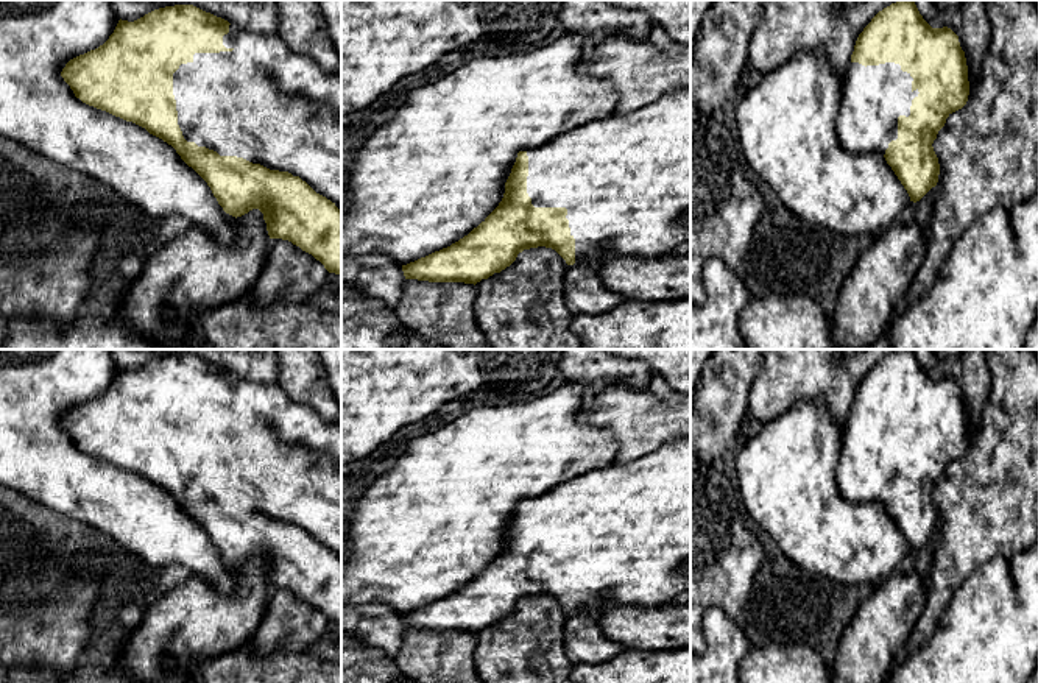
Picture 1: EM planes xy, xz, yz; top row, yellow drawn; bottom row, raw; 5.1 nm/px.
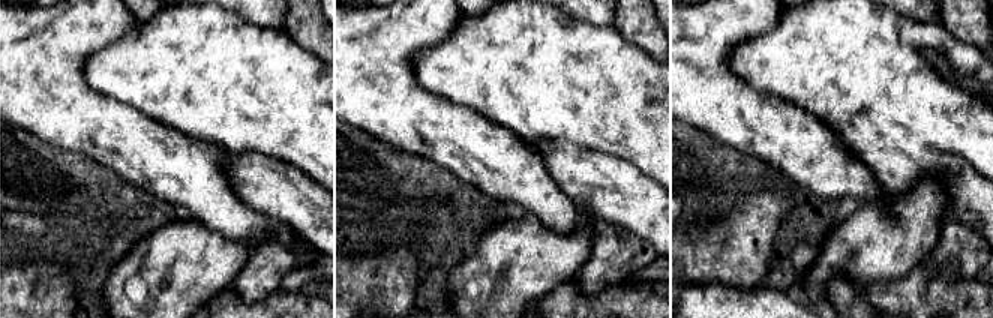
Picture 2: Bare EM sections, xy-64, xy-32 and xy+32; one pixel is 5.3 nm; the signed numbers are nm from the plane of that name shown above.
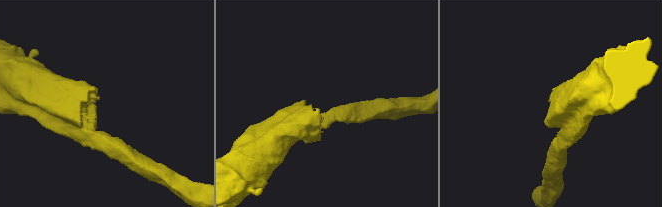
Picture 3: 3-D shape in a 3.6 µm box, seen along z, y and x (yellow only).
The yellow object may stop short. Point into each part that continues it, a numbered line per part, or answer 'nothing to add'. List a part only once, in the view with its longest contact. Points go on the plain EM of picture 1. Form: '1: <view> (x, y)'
1: xy (262, 451)

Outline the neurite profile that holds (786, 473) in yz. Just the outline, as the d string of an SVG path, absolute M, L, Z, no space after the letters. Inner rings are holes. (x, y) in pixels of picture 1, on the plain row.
M821 399L798 401L759 432L747 438L737 449L737 491L742 507L779 550L803 571L817 574L840 585L870 585L902 568L910 546L881 502L849 502L835 480L835 468L842 454L843 424L839 424Z

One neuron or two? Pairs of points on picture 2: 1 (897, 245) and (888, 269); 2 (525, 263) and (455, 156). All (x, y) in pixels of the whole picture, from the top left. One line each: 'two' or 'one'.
1: one
2: two

